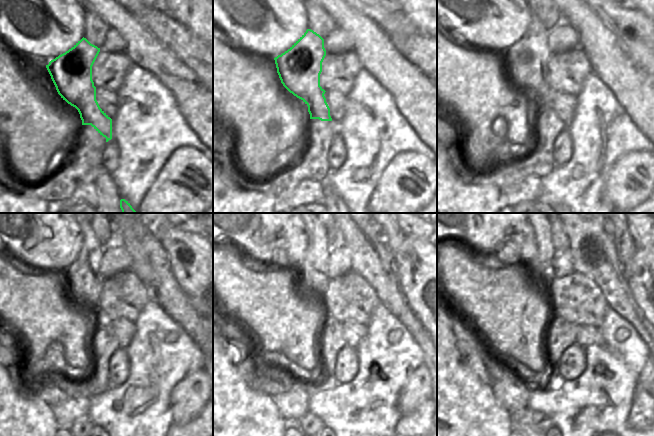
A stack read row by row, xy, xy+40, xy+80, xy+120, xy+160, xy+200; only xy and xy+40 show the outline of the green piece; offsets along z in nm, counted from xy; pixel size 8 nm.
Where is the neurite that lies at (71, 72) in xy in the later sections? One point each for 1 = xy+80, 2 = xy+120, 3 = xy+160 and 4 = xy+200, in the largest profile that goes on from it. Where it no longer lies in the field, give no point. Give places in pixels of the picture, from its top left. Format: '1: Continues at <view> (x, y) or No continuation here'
1: Continues at xy+80 (527, 59)
2: Continues at xy+120 (85, 281)
3: Continues at xy+160 (312, 267)
4: Continues at xy+200 (542, 265)

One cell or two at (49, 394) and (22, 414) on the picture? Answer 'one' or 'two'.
two

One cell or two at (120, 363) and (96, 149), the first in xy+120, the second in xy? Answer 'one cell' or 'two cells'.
two cells

